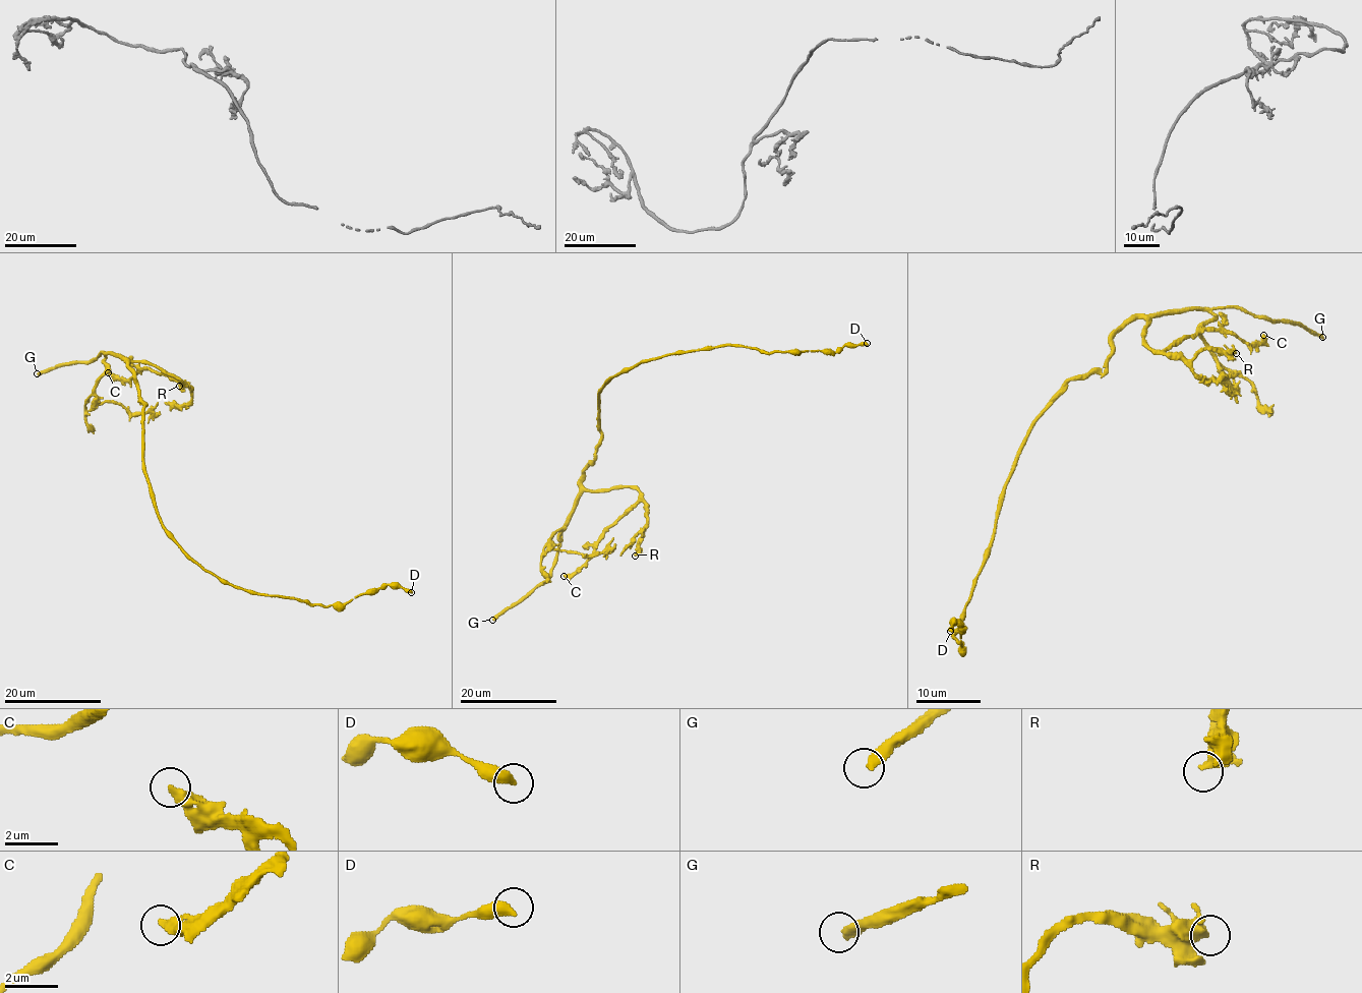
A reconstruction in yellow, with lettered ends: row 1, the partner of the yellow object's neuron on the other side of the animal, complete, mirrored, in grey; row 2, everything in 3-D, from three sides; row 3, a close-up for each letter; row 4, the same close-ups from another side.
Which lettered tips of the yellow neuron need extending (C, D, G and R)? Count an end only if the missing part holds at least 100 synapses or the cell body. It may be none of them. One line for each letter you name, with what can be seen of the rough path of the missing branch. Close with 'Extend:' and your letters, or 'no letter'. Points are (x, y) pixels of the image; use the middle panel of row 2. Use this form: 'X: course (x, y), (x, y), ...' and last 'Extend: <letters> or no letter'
Extend: G

